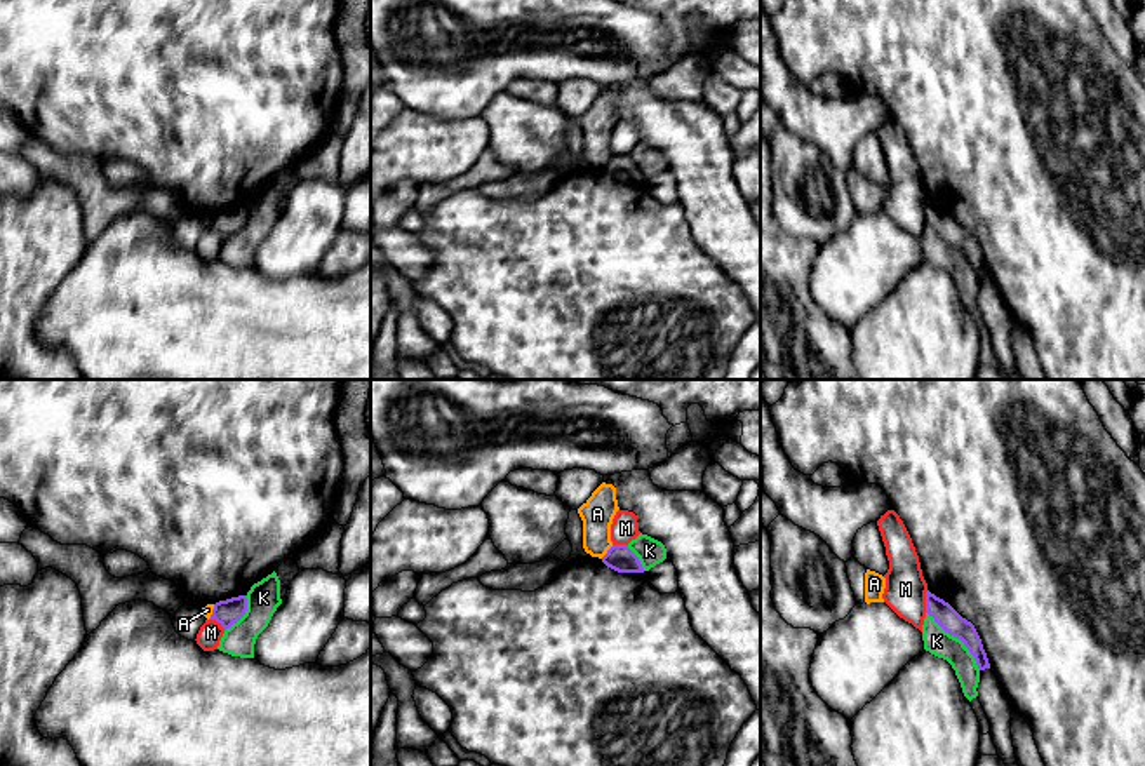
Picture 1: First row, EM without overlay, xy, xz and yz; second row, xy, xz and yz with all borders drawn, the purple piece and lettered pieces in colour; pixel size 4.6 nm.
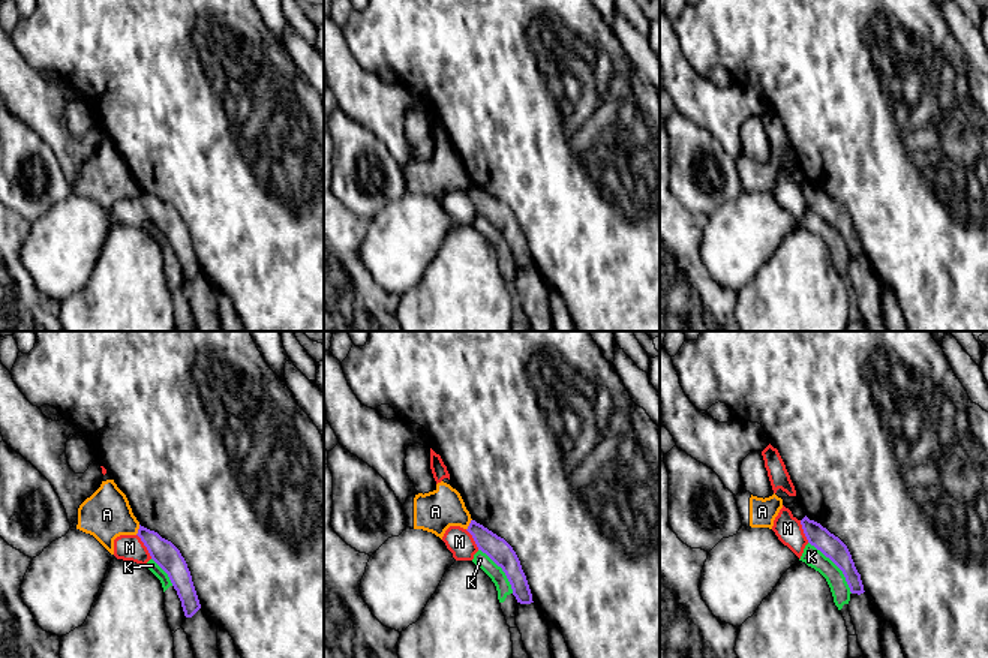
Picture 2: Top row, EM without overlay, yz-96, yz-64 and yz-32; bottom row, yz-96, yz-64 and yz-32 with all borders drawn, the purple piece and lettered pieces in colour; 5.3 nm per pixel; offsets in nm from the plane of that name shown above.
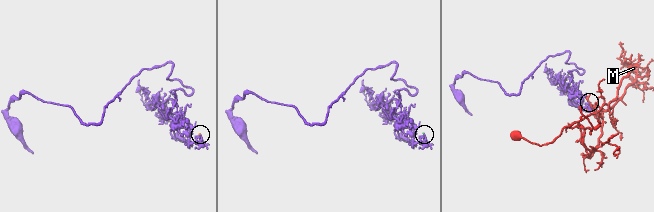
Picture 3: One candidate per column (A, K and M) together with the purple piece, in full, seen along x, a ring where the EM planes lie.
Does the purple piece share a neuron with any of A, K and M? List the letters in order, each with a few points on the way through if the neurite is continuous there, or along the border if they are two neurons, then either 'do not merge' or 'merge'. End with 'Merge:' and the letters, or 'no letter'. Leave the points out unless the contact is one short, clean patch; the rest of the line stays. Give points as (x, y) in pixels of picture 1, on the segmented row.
A: border along xz (613, 545), (601, 557); do not merge
K: do not merge
M: do not merge
Merge: no letter

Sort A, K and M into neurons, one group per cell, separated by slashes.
A K / M

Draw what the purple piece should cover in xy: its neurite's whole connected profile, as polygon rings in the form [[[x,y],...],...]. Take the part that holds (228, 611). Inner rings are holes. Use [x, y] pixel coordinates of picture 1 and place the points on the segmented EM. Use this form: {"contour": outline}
{"contour": [[[238,595],[214,604],[209,620],[216,620],[224,630],[237,623],[247,611],[247,597]]]}

